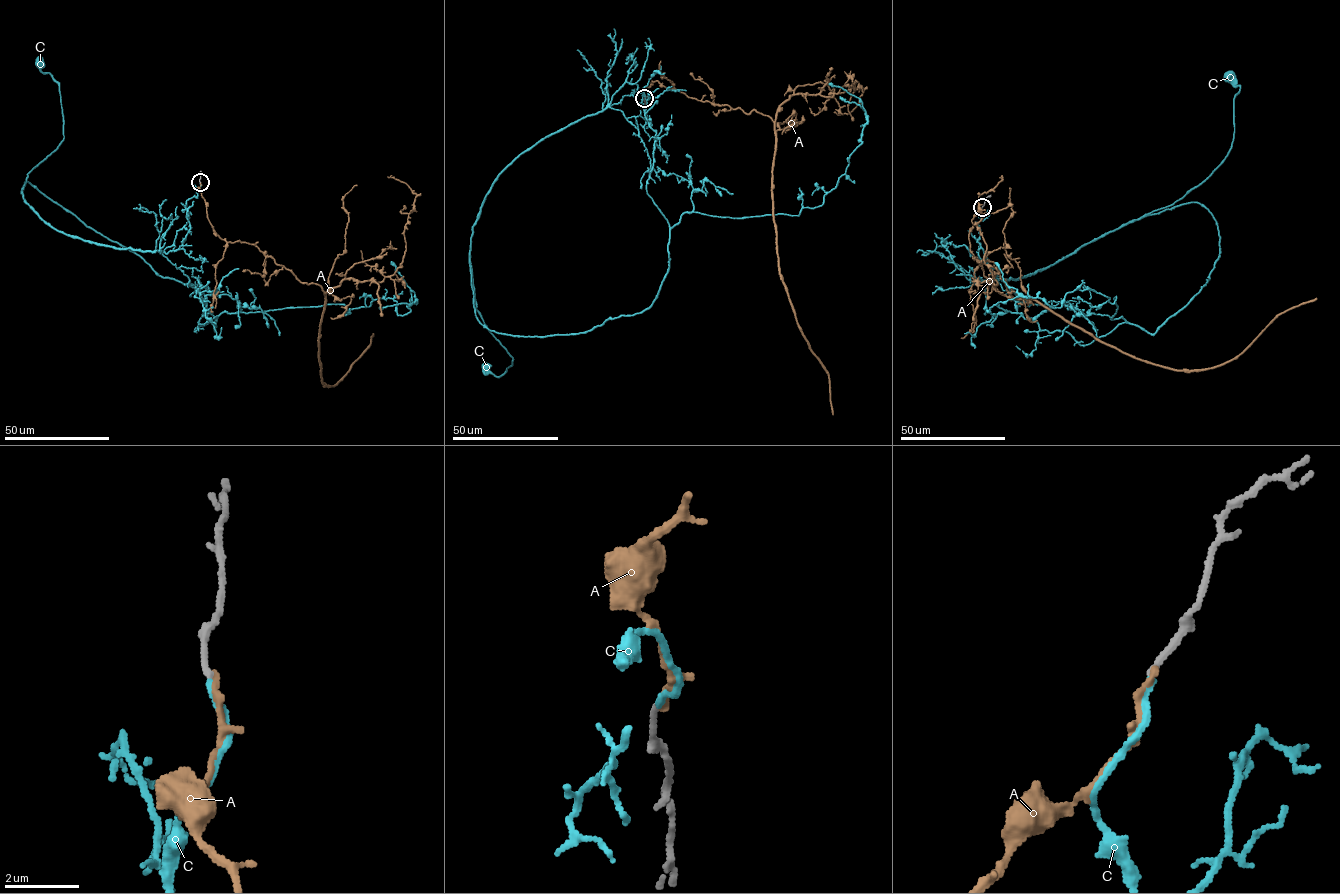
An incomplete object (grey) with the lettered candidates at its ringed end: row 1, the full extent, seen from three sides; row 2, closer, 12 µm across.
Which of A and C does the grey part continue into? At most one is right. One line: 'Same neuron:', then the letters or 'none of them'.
Same neuron: C

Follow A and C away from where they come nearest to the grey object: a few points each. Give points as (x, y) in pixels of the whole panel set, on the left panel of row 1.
A: (200, 182), (207, 218), (222, 239), (255, 245), (324, 291), (323, 384), (340, 381), (373, 333)
C: (200, 182), (162, 252), (55, 230), (22, 196), (63, 139), (59, 84), (39, 61)

